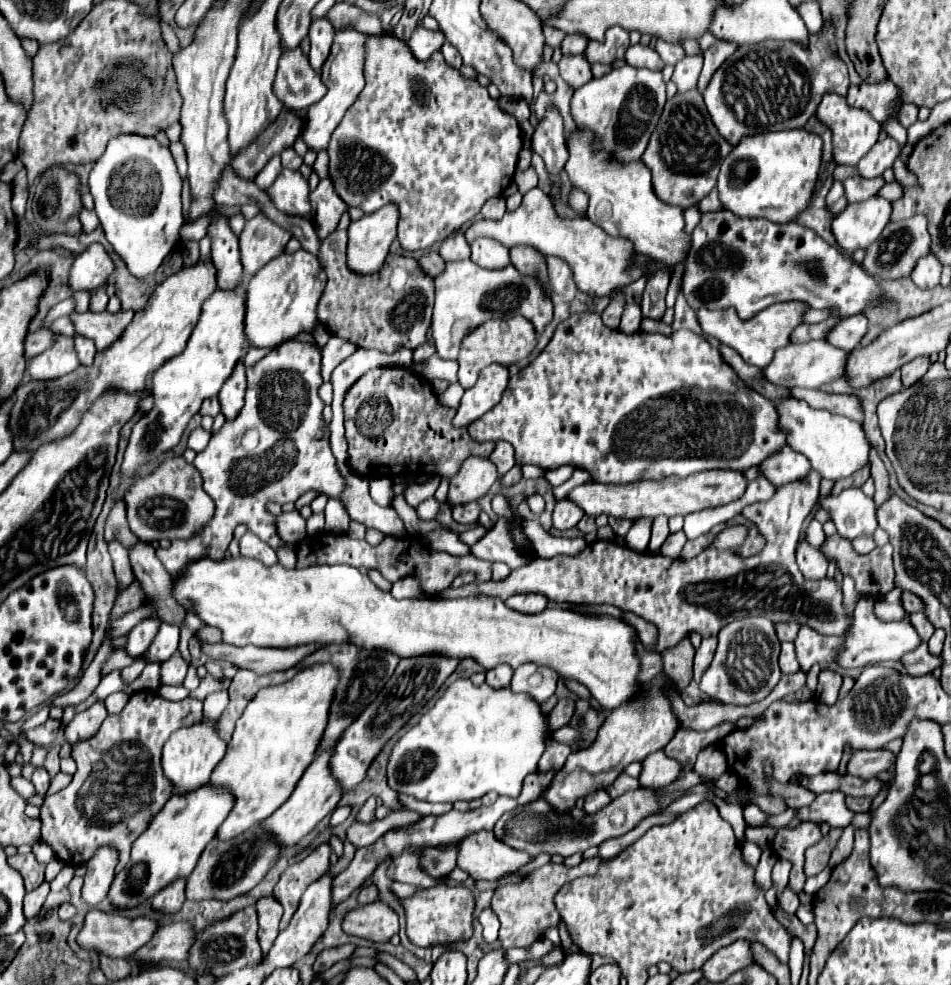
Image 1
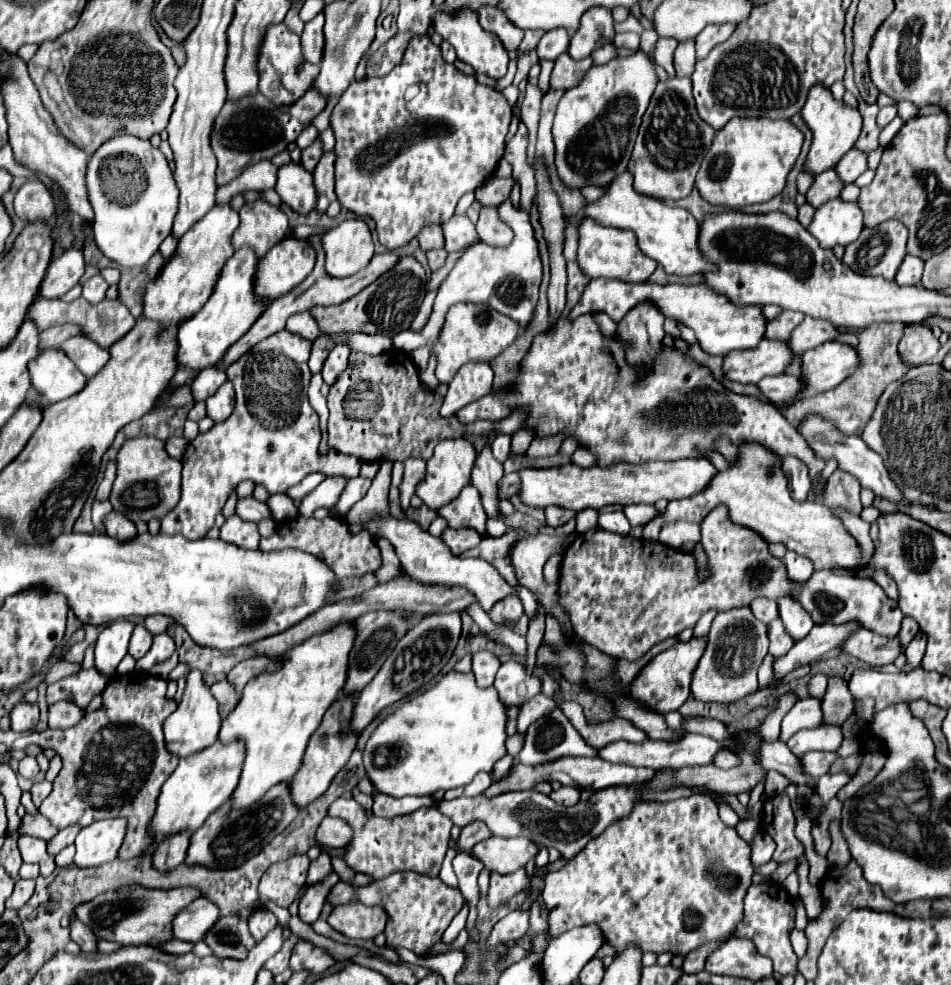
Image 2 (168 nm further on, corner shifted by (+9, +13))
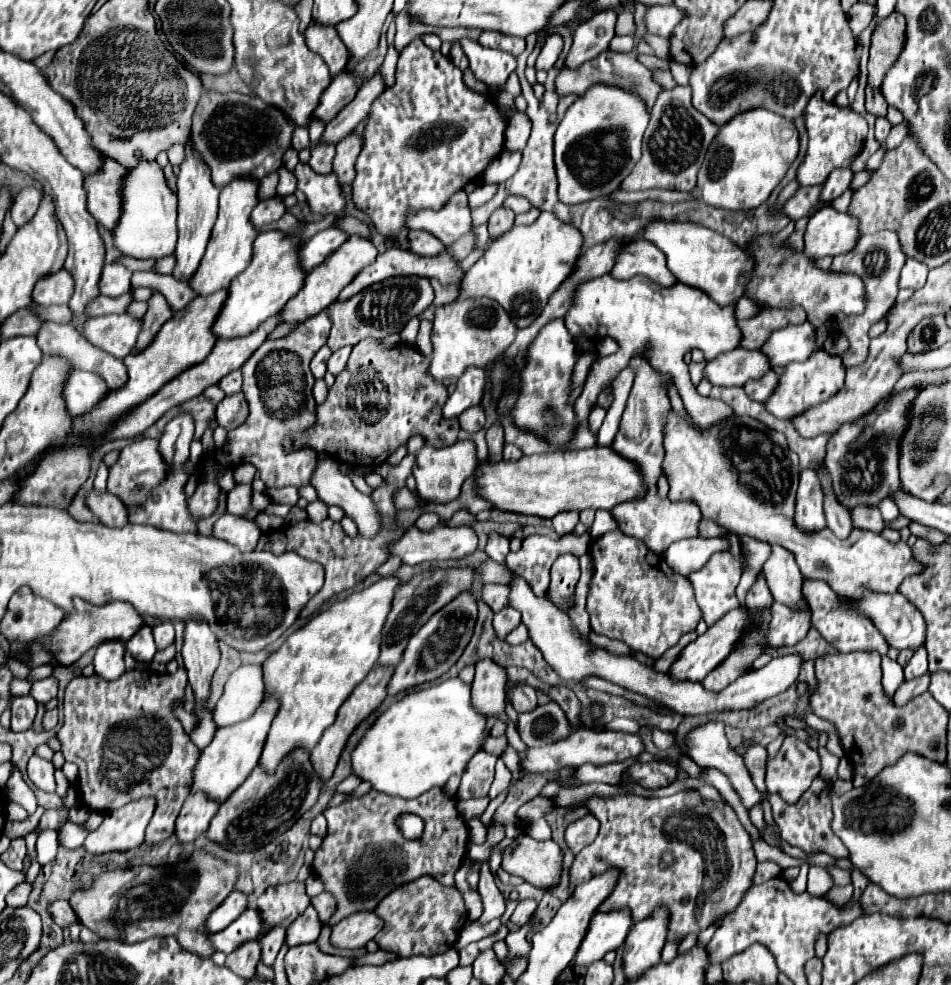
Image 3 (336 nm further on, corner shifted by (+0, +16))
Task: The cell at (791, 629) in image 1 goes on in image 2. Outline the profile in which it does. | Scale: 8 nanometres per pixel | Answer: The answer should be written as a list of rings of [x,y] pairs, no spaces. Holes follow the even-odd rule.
[[[753,599],[753,603],[749,605],[753,615],[763,621],[765,625],[779,619],[779,609],[777,609],[777,603],[773,603],[771,599]]]

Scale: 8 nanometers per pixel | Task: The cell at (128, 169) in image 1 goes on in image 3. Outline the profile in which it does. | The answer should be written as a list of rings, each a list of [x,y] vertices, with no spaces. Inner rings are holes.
[[[138,164],[124,180],[124,206],[118,228],[114,230],[114,246],[132,258],[164,258],[174,254],[178,228],[176,228],[176,194],[166,186],[164,172],[154,164]]]

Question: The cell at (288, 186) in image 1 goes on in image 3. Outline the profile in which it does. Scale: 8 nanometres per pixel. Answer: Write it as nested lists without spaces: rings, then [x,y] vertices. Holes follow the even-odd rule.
[[[298,164],[292,172],[298,180],[298,190],[306,194],[312,212],[318,212],[322,216],[334,214],[336,218],[344,216],[346,200],[336,174],[316,174],[308,164]]]

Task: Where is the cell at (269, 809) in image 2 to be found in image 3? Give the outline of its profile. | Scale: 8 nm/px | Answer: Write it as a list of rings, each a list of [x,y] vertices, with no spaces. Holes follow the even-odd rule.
[[[294,748],[276,766],[274,776],[268,774],[260,764],[250,772],[250,776],[240,784],[210,822],[206,836],[226,850],[232,852],[252,852],[284,834],[318,798],[322,780],[310,762],[310,752],[306,748]]]

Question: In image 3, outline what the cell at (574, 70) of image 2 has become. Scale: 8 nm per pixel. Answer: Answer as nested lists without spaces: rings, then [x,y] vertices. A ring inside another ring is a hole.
[[[606,50],[606,52],[598,54],[594,60],[588,60],[586,64],[582,64],[580,68],[576,68],[576,70],[562,68],[560,74],[558,74],[558,94],[560,96],[566,96],[566,94],[578,94],[578,96],[582,96],[594,84],[618,86],[622,90],[634,92],[638,98],[644,100],[648,112],[652,110],[654,102],[658,100],[658,94],[664,90],[664,86],[660,86],[652,78],[652,72],[648,68],[644,68],[644,64],[638,62],[636,50],[630,50],[630,52],[612,52],[612,50]]]

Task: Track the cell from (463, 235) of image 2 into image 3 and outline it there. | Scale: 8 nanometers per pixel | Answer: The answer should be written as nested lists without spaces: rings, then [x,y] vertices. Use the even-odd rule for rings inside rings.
[[[460,190],[448,198],[448,202],[440,210],[420,210],[408,212],[404,226],[408,230],[424,230],[440,240],[446,248],[454,244],[462,234],[470,232],[470,206],[466,192]]]

